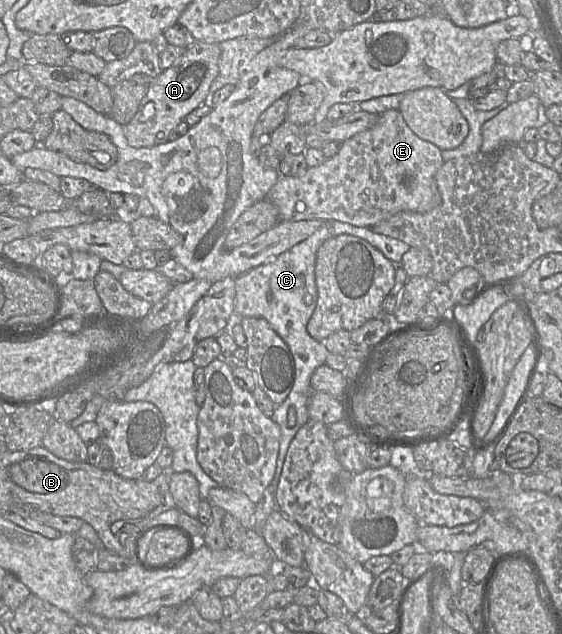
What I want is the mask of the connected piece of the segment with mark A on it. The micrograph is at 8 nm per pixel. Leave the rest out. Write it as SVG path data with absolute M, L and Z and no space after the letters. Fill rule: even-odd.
M196 41L178 61L154 78L135 116L123 125L124 135L131 147L153 147L169 141L169 135L175 127L194 109L204 104L219 72L220 53L219 44Z

